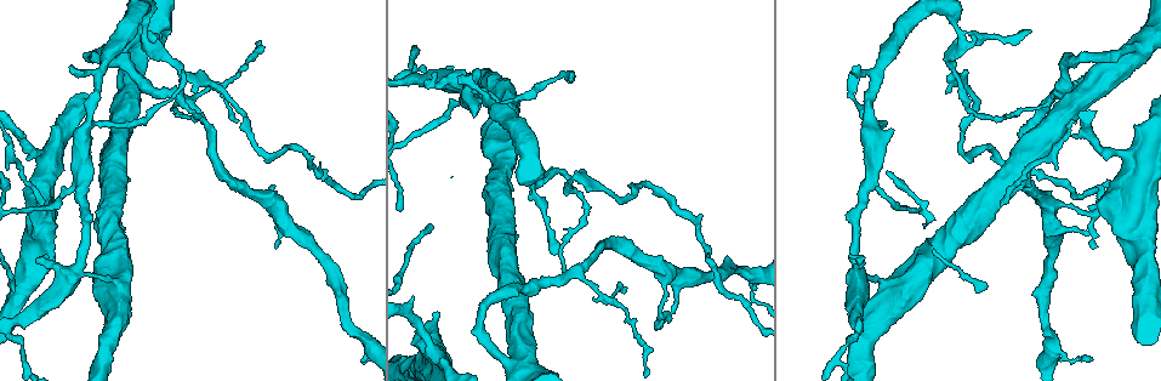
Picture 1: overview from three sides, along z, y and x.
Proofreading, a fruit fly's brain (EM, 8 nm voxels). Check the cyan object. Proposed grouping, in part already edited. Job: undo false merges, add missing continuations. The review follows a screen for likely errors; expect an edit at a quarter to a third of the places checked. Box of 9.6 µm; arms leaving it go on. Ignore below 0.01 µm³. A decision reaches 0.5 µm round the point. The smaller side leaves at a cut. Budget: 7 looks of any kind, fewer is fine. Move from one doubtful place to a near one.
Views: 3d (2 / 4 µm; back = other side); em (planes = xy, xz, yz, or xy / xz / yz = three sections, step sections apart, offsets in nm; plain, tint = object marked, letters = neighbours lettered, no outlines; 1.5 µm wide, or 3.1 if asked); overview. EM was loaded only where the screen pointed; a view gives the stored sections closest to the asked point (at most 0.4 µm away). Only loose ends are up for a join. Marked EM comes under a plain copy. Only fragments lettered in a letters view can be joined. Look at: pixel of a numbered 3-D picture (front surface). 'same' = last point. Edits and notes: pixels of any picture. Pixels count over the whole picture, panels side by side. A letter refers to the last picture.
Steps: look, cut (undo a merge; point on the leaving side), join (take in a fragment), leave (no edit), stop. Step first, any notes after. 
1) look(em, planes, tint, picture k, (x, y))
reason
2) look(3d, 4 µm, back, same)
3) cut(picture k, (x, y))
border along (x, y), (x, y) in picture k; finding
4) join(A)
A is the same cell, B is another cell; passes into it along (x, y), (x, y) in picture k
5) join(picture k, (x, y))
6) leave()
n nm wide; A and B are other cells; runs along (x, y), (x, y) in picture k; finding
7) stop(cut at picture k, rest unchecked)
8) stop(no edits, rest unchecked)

look(em, xy, step 8, letters, picture 1, (167, 33))
an open end

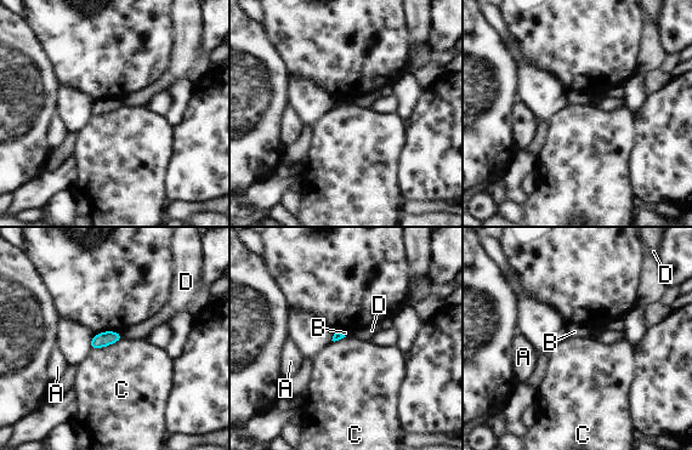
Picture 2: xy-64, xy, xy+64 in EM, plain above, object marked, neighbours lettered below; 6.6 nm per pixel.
look(em, planes, letters, same)

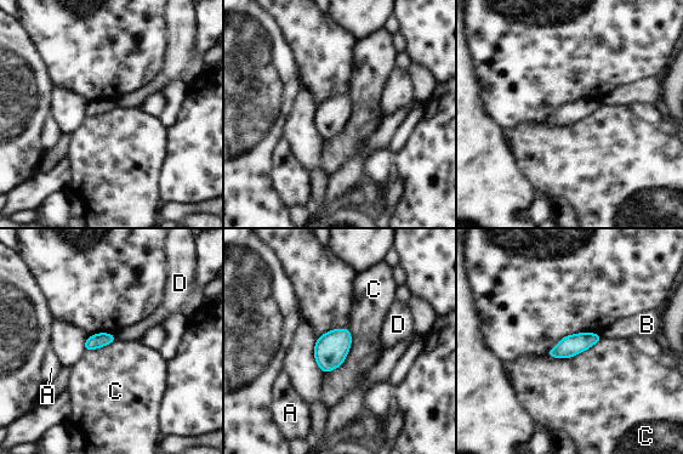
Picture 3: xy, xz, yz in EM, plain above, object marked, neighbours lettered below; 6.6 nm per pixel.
leave()
A, B, C and D are other cells; border along (602, 338), (571, 357), (545, 353) in picture 3; no lettered fragment goes on from it

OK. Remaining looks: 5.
look(em, xy, step 8, letters, picture 1, (1097, 187))

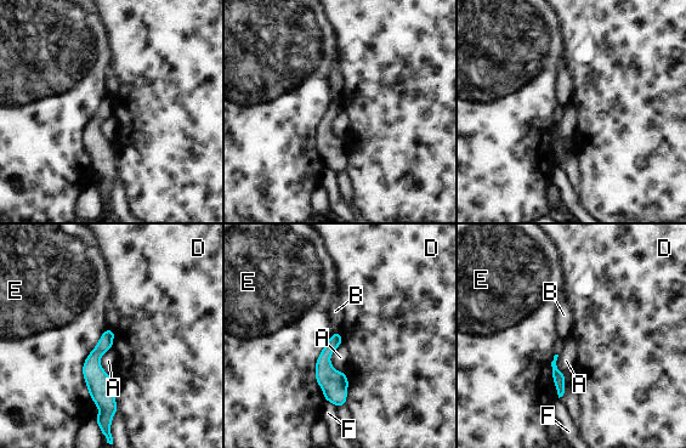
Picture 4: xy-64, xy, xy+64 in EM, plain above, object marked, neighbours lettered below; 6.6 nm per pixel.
look(em, planes, letters, same)

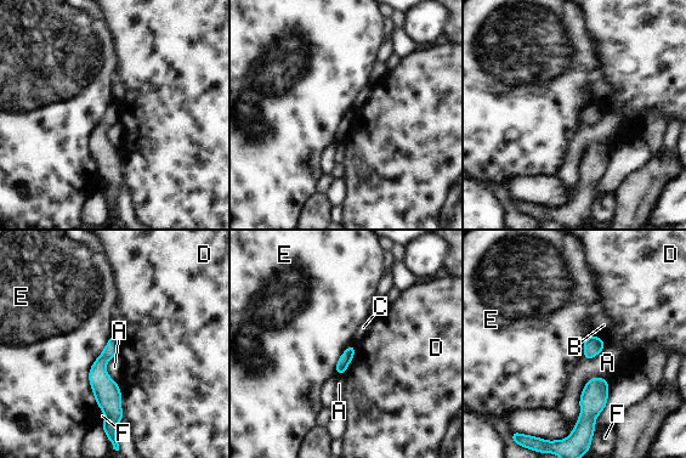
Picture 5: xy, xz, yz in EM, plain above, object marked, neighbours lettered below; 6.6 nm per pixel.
leave()
A, B, C, D, E and F are other cells; runs along (115, 339), (101, 361), (108, 418) in picture 5; no lettered fragment goes on from it

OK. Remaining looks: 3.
stop(no edits, rest unchecked)

